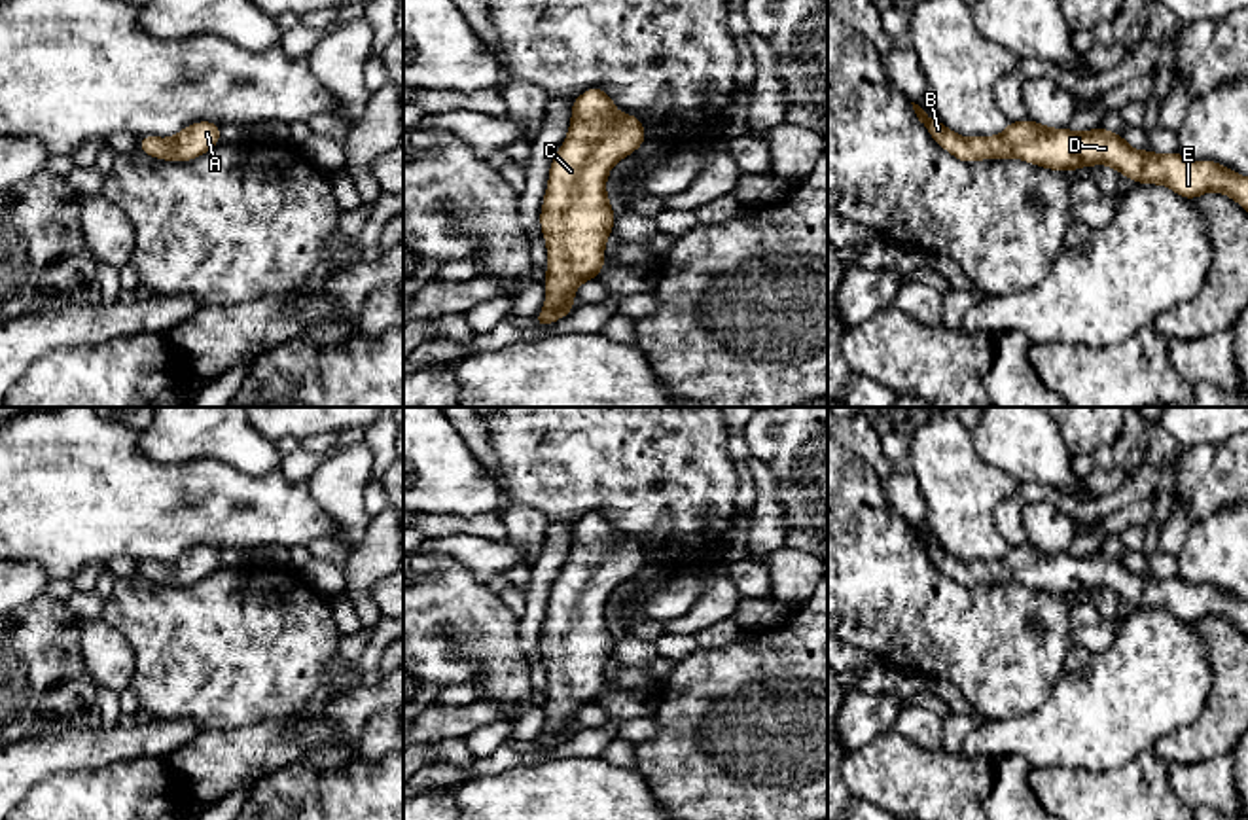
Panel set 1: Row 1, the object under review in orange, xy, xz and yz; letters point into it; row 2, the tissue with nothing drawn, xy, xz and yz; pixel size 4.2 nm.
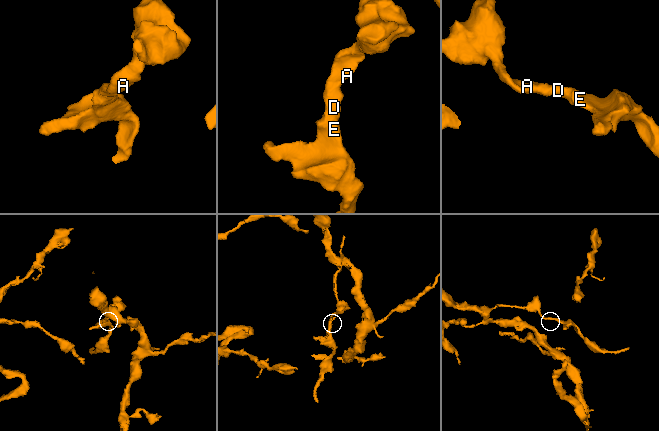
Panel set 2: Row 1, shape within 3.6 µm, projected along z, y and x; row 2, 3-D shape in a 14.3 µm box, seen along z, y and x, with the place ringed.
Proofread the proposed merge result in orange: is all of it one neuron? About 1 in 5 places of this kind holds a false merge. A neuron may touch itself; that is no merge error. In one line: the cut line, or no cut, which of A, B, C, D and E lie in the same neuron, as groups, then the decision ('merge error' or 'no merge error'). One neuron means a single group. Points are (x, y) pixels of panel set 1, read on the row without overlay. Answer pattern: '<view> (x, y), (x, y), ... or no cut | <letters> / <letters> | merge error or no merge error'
no cut | A B C D E | no merge error

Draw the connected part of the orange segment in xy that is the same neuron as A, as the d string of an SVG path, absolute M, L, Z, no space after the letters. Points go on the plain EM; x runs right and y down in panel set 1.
M199 545L182 553L172 562L148 559L138 564L138 574L155 583L174 587L189 585L220 568L220 551L212 545Z

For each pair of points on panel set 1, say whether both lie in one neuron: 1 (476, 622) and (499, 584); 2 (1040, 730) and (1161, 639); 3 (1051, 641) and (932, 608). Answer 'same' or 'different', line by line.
1: different
2: same
3: same

